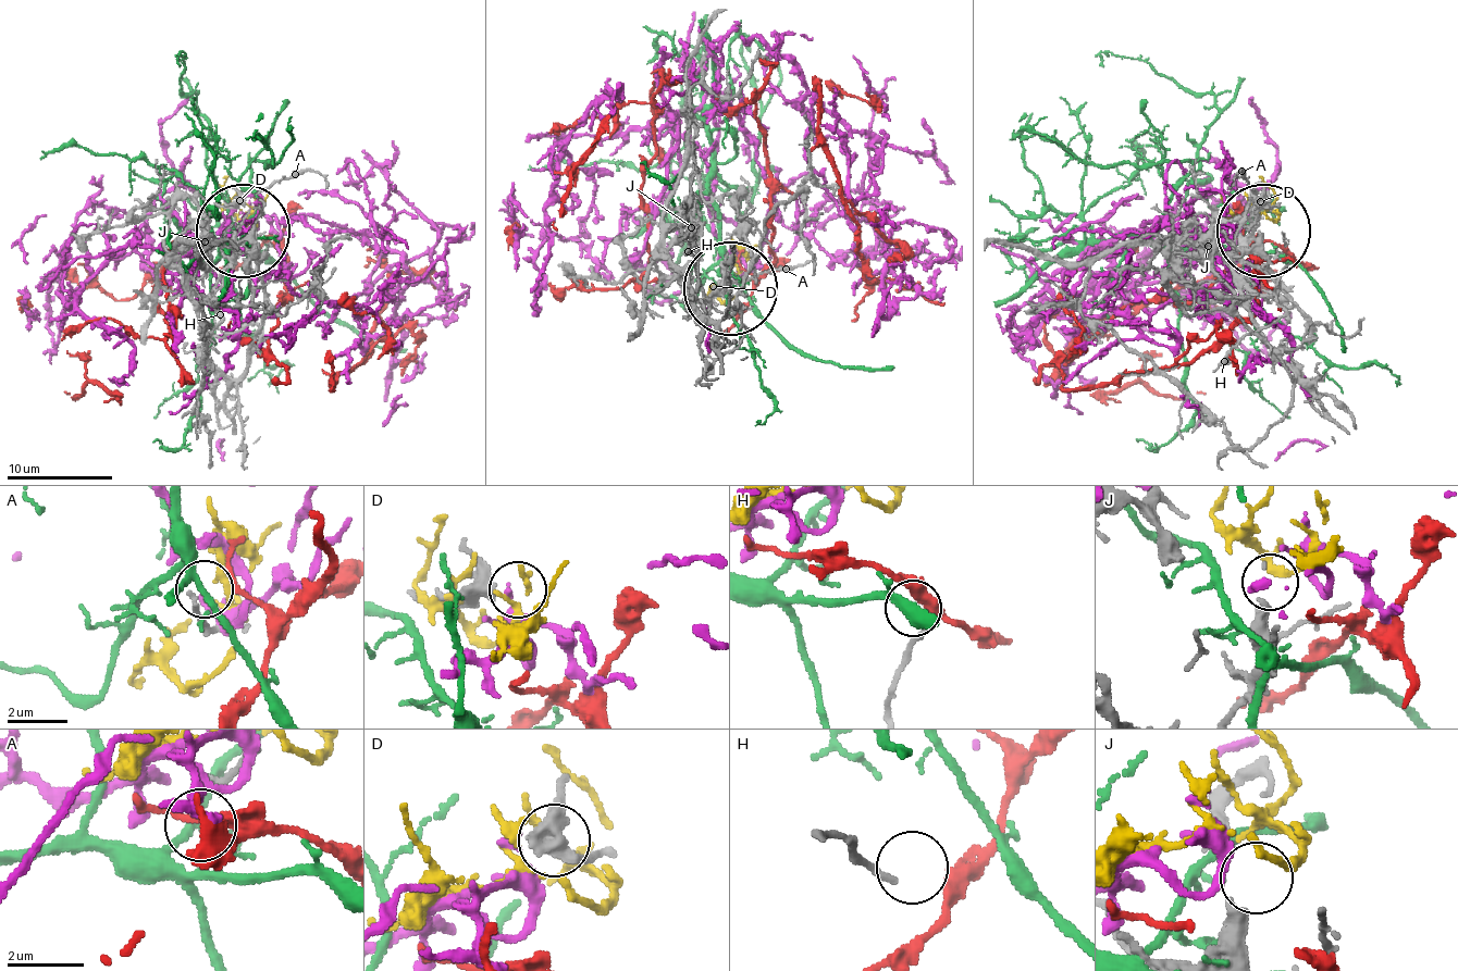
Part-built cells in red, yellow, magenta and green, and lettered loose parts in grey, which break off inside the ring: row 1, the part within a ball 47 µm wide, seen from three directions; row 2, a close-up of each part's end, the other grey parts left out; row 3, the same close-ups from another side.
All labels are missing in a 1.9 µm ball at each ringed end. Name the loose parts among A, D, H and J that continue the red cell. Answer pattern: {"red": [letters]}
{"red": []}

